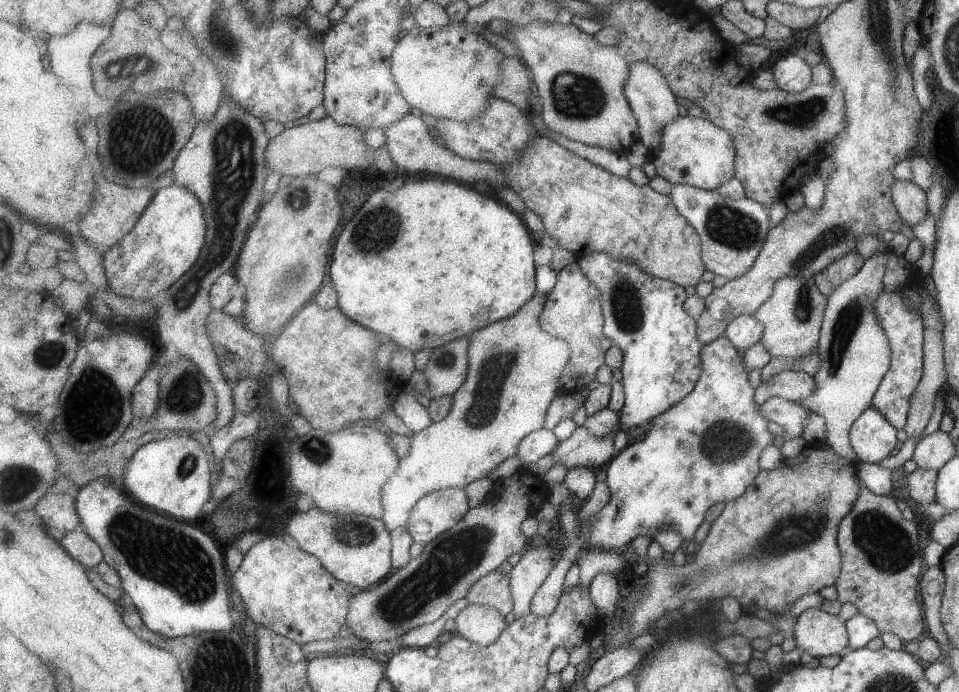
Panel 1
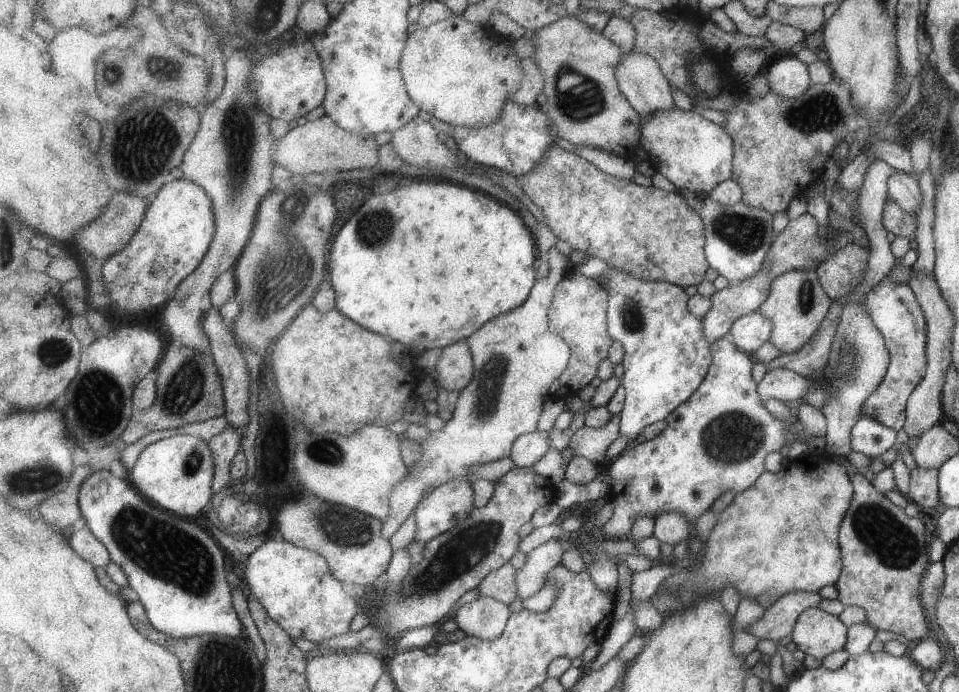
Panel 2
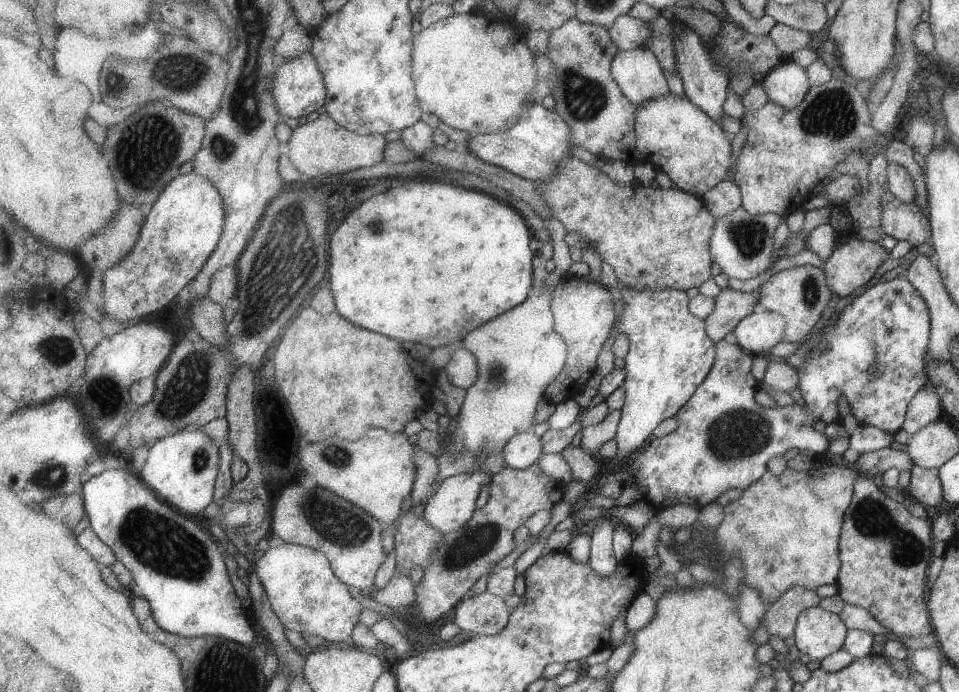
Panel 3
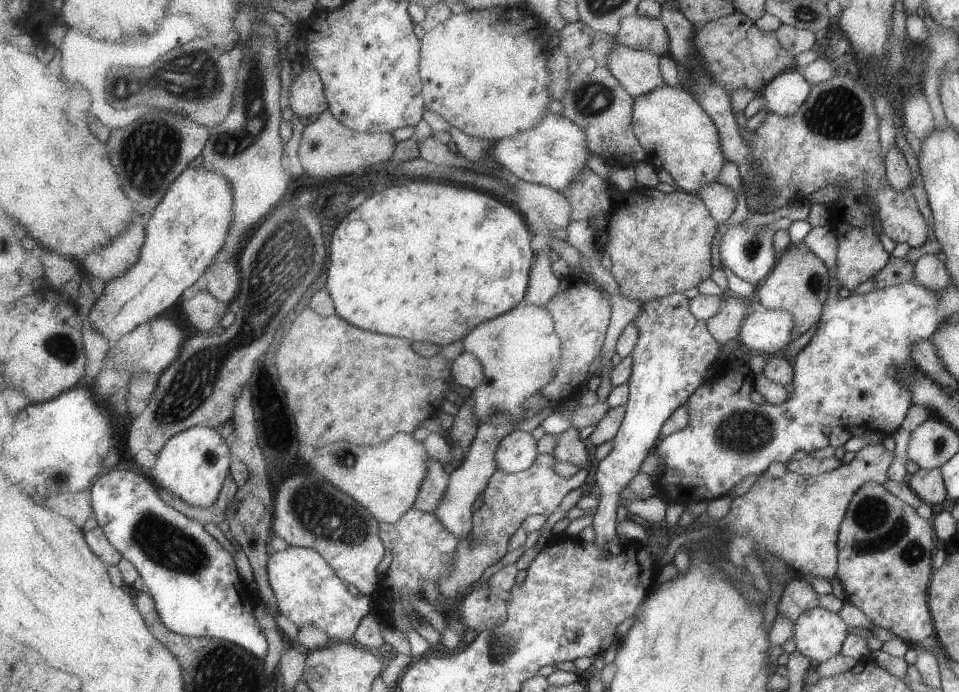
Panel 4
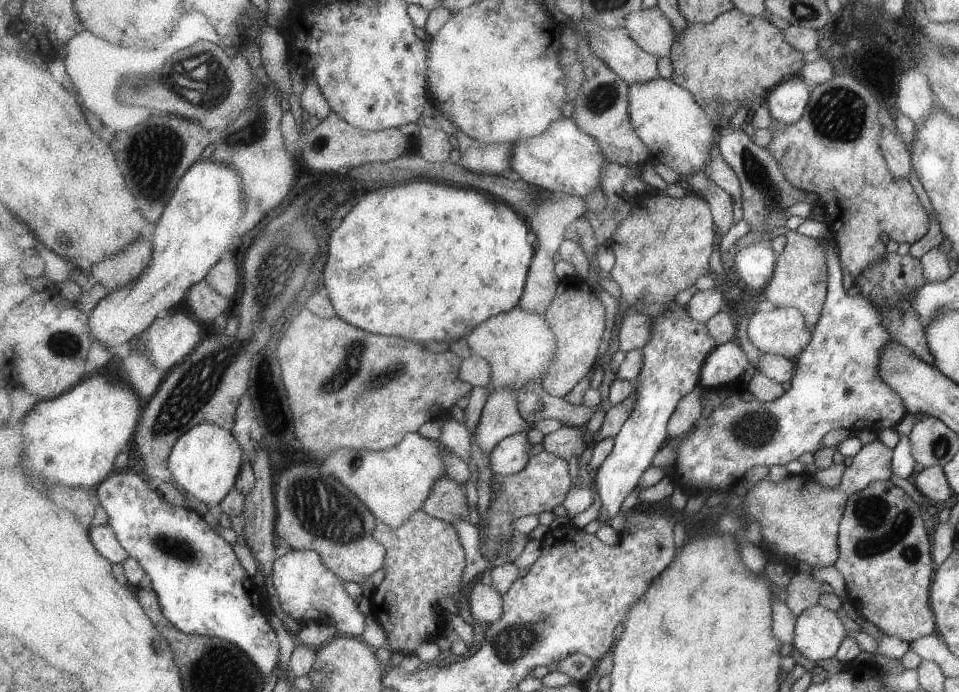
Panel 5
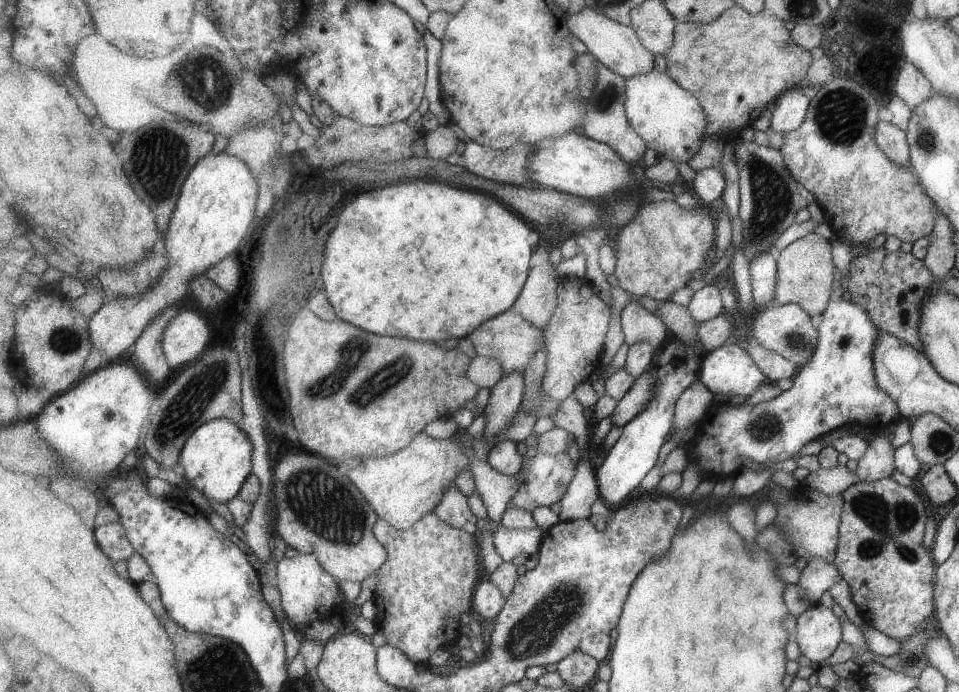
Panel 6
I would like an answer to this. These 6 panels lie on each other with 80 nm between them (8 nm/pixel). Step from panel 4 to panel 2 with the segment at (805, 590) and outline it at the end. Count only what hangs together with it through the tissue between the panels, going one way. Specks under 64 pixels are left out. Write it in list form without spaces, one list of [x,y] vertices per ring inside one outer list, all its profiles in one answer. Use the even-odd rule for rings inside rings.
[[[793,591],[783,595],[769,607],[764,615],[753,623],[745,632],[760,639],[768,638],[774,642],[793,634],[793,625],[805,609],[817,607],[820,603],[819,593]]]

